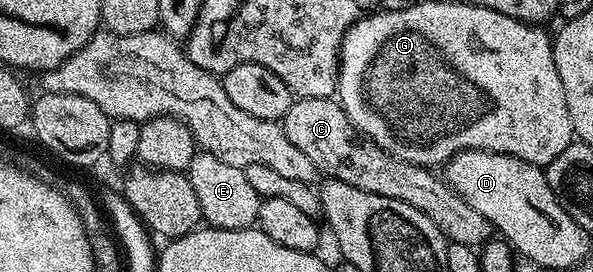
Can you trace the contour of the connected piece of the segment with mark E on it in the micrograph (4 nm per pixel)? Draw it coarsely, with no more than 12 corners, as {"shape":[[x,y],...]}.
{"shape":[[200,150],[186,170],[203,223],[238,230],[262,197],[246,174]]}

